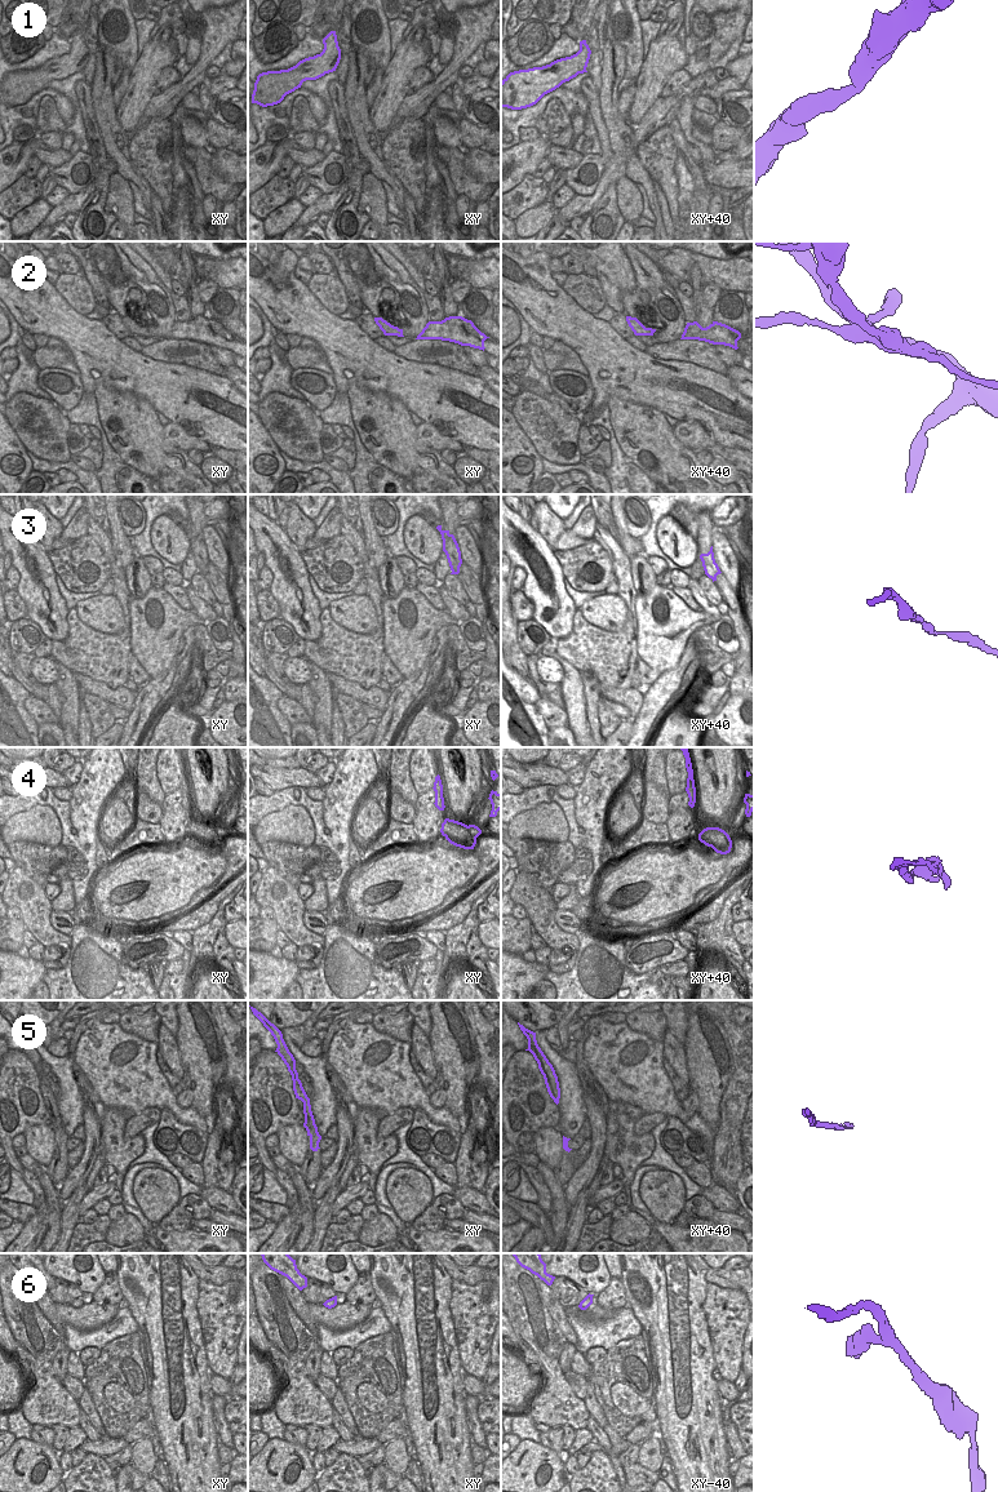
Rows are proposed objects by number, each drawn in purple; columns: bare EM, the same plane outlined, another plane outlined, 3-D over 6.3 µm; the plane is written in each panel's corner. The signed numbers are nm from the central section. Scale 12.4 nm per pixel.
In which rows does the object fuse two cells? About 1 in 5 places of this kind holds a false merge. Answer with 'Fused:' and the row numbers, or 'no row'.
Fused: 2

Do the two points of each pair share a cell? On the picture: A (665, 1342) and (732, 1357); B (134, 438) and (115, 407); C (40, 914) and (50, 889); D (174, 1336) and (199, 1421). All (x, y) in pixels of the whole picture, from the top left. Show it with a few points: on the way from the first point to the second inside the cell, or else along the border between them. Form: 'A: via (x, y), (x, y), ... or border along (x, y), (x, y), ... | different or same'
A: border along (706, 1323), (715, 1375), (718, 1377) | different
B: via (133, 430), (122, 414) | same
C: border along (43, 887), (44, 895), (50, 902) | different
D: via (174, 1357), (181, 1401) | same

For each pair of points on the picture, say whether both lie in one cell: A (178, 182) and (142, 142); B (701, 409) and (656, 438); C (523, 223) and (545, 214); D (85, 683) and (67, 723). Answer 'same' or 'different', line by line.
A: different
B: different
C: same
D: different

